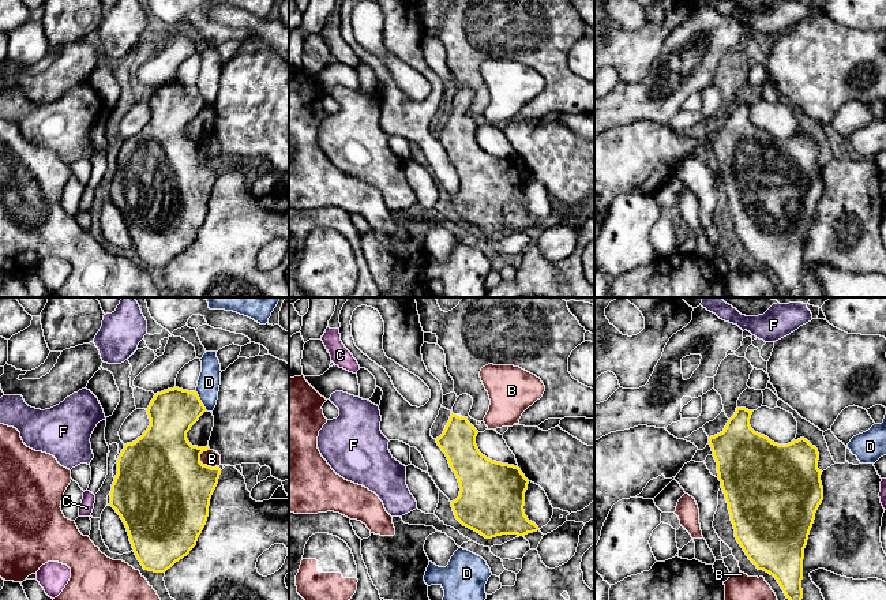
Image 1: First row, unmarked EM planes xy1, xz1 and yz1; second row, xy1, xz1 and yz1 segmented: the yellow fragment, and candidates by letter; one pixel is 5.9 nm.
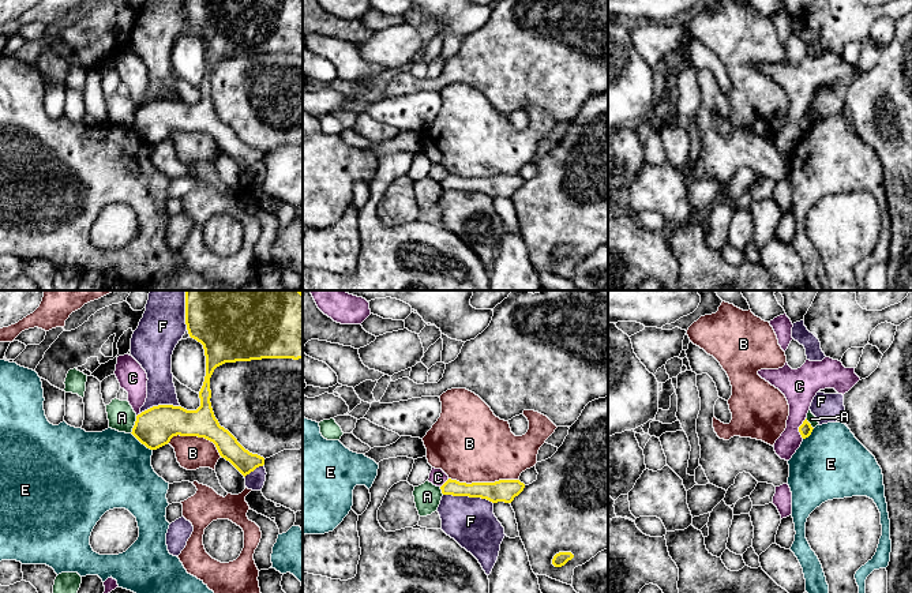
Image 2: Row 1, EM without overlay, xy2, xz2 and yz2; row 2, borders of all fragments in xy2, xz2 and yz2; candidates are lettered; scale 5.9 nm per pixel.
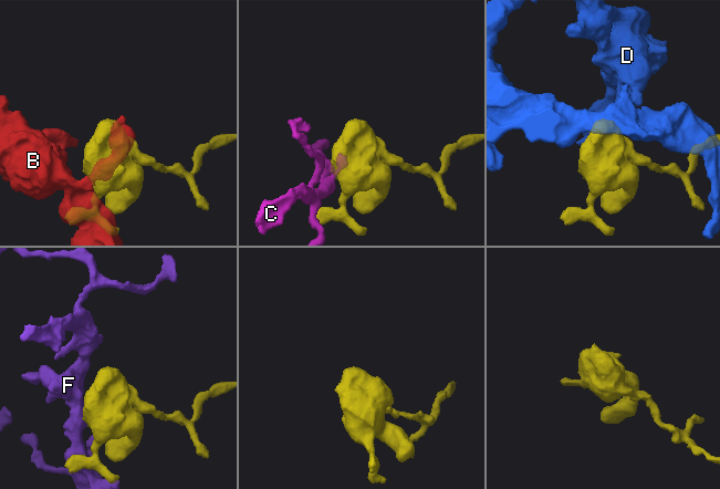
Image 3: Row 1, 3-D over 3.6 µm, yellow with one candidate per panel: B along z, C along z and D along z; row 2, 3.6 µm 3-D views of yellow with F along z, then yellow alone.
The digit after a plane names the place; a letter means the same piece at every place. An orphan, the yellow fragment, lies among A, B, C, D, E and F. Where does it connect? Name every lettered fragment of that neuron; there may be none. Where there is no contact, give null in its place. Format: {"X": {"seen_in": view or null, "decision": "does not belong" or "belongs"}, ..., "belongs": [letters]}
{"A": {"seen_in": "xy2", "decision": "does not belong"}, "B": {"seen_in": "xz2", "decision": "does not belong"}, "C": {"seen_in": "yz2", "decision": "does not belong"}, "D": {"seen_in": "xy1", "decision": "does not belong"}, "E": {"seen_in": "xy2", "decision": "does not belong"}, "F": {"seen_in": "xz2", "decision": "does not belong"}, "belongs": []}

